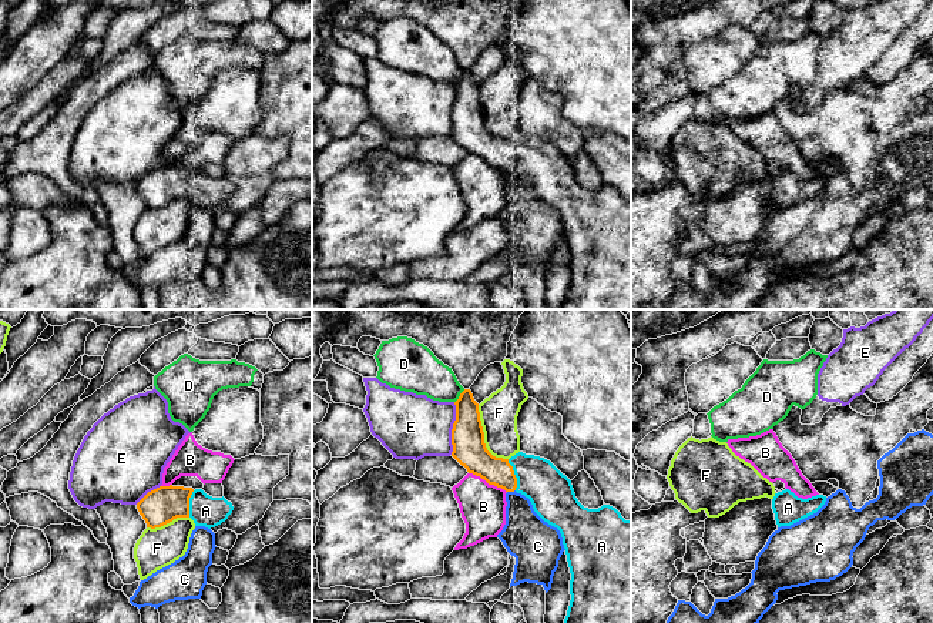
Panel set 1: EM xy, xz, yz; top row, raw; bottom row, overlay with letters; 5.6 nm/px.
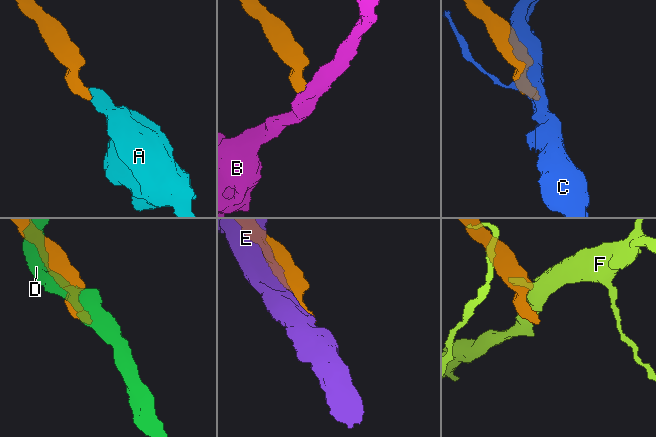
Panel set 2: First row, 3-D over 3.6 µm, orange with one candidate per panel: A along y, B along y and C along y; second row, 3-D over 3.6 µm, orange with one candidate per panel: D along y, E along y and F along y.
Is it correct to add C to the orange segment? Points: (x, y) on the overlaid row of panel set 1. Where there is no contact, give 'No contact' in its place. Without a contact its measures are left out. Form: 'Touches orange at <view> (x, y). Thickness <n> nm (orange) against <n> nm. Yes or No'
Touches orange at xz (510, 491). Thickness 160 nm (orange) against 240 nm. No

